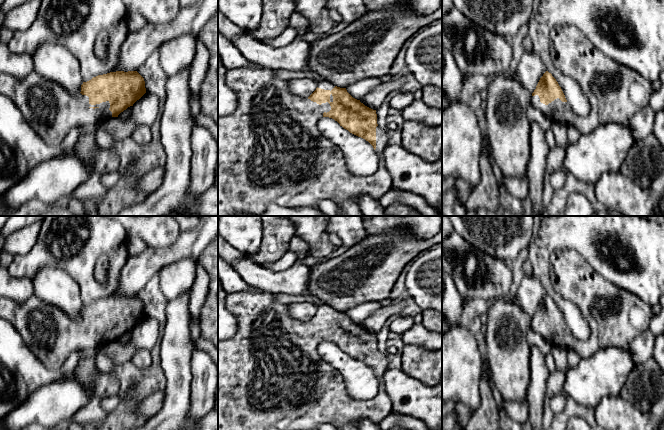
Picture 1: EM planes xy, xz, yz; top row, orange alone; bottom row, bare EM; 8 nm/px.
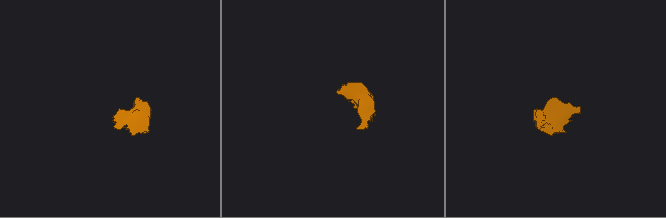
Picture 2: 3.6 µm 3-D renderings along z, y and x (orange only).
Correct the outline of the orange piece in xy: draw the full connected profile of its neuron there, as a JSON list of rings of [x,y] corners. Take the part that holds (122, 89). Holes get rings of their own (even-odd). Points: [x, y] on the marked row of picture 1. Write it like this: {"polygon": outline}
{"polygon": [[[116,71],[93,77],[83,82],[79,92],[69,93],[56,82],[32,72],[23,78],[0,74],[0,93],[17,105],[26,123],[46,144],[57,146],[78,125],[97,124],[118,117],[146,93],[146,88],[144,78],[137,71]]]}

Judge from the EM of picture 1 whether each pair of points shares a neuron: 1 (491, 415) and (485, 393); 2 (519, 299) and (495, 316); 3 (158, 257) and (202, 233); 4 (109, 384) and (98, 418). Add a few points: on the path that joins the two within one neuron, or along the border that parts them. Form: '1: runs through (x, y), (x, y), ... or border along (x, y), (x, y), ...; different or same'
1: runs through (488, 410), (486, 398); same
2: border along (512, 297), (512, 300), (531, 318); different
3: runs through (169, 254), (191, 243); same
4: runs through (101, 392), (97, 397), (97, 410); same

